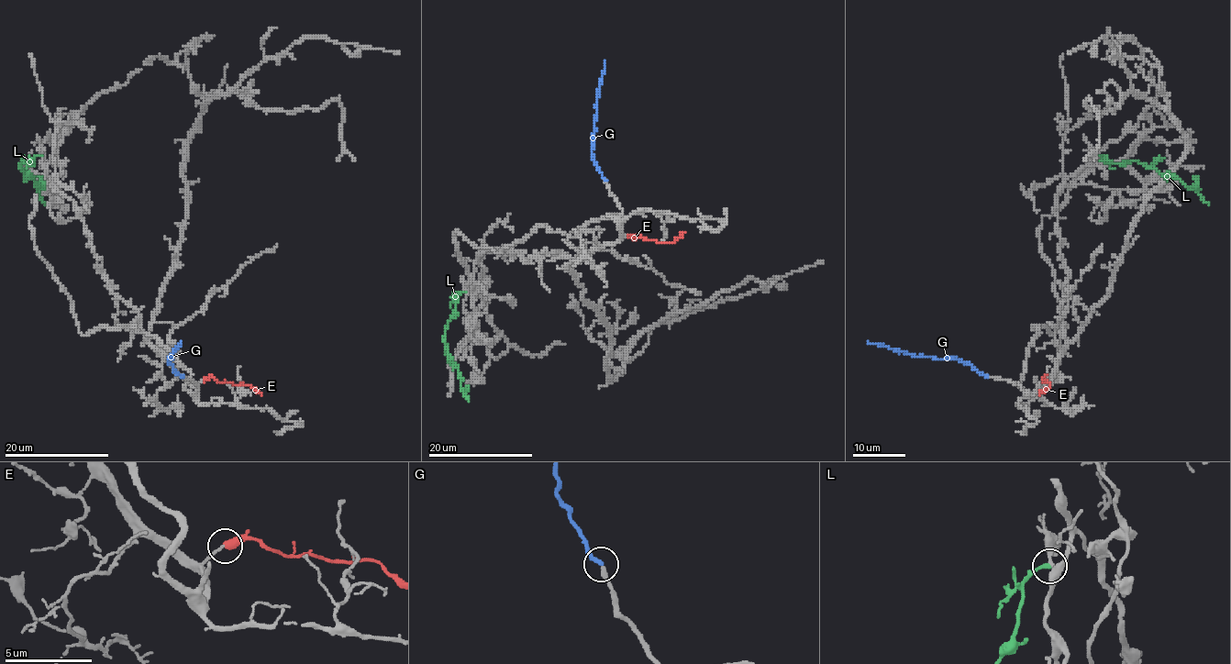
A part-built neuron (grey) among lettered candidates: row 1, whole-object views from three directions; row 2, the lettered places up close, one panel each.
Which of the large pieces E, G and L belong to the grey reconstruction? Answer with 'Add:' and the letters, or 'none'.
Add: G

